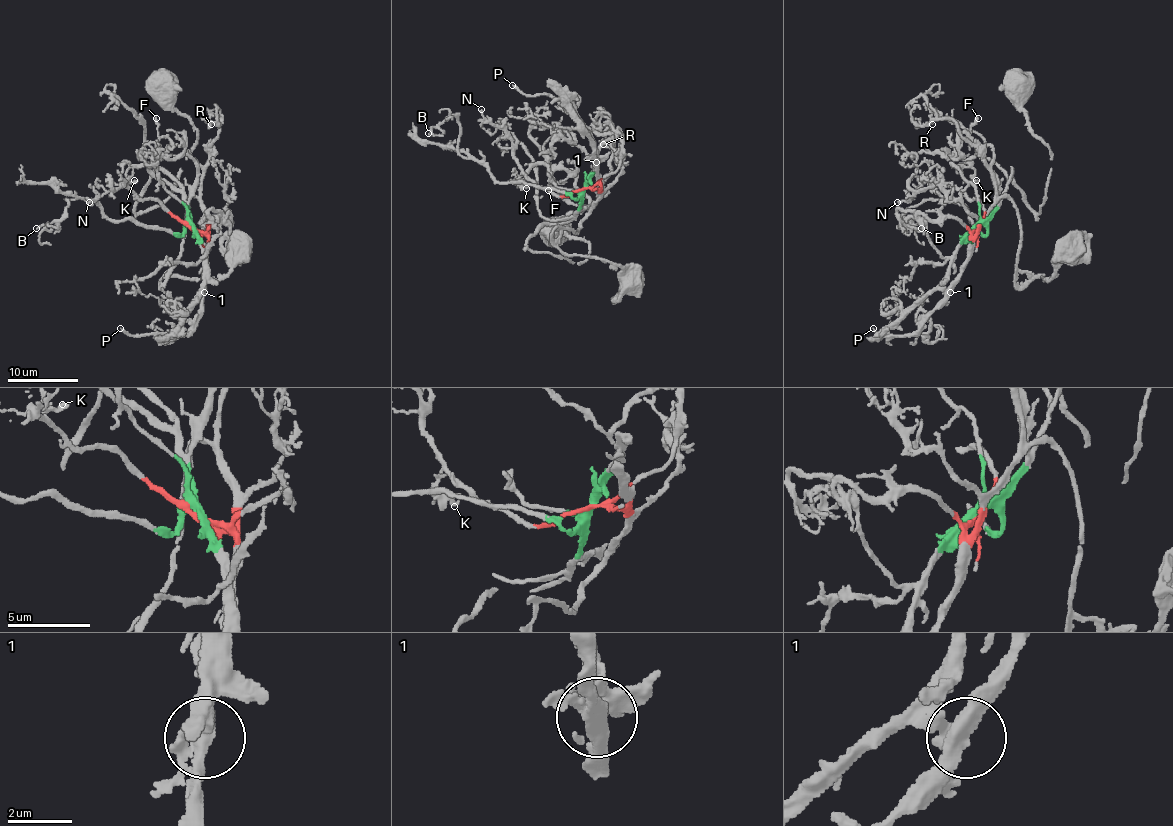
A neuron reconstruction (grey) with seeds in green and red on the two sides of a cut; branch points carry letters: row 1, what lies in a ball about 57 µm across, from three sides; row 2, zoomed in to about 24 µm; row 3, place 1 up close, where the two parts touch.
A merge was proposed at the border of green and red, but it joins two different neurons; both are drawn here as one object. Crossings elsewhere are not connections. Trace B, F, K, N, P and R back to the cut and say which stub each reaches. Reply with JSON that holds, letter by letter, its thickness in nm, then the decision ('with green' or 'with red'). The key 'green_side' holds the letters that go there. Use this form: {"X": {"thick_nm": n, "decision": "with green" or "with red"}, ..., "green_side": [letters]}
{"B": {"thick_nm": 140, "decision": "with green"}, "F": {"thick_nm": 220, "decision": "with green"}, "K": {"thick_nm": 190, "decision": "with green"}, "N": {"thick_nm": 190, "decision": "with red"}, "P": {"thick_nm": 160, "decision": "with red"}, "R": {"thick_nm": 200, "decision": "with red"}, "green_side": ["B", "F", "K"]}

